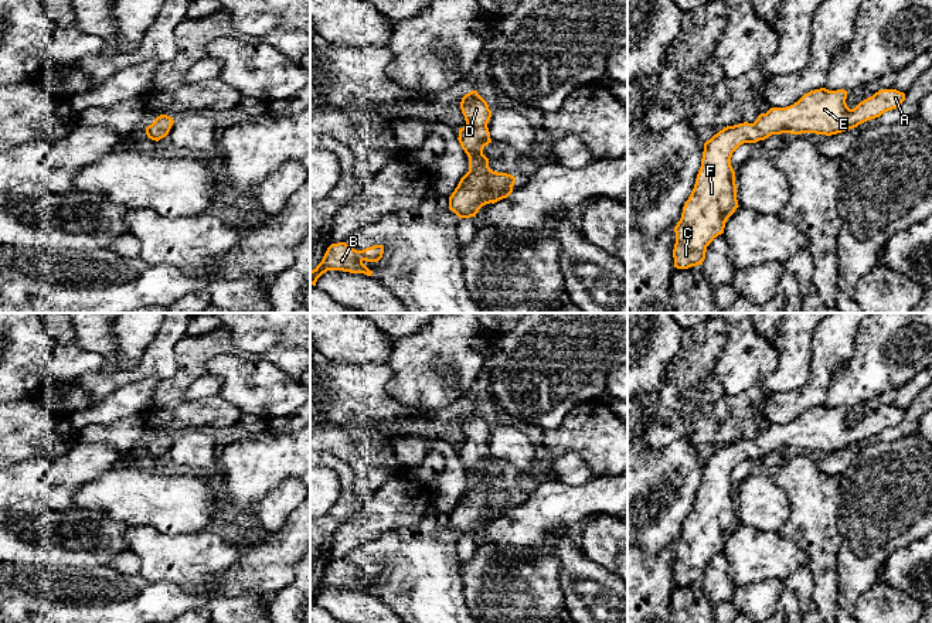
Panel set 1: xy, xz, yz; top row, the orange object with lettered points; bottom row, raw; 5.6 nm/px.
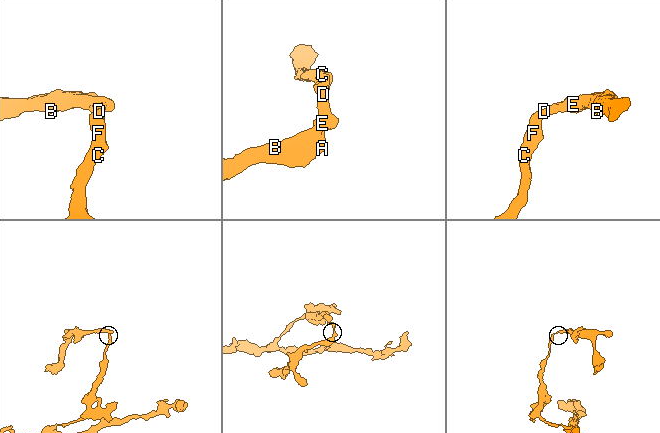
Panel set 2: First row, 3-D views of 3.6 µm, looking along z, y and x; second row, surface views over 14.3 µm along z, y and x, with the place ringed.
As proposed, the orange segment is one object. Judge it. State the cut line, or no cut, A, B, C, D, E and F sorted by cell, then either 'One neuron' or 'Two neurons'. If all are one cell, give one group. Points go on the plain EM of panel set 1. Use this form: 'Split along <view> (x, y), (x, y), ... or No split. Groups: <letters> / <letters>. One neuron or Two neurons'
No split. Groups: A B C D E F. One neuron

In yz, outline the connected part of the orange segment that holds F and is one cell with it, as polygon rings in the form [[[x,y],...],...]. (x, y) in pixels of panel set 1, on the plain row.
[[[844,406],[810,408],[790,423],[761,430],[754,440],[727,443],[704,460],[694,505],[674,544],[674,585],[703,582],[707,564],[724,551],[727,537],[739,524],[731,474],[741,462],[782,450],[837,452],[899,425],[905,418],[904,409],[881,406],[850,426],[847,411]]]

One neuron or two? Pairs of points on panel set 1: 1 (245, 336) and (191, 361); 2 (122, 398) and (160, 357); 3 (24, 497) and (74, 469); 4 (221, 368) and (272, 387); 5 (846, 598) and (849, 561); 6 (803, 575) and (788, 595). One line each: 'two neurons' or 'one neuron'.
1: two neurons
2: two neurons
3: one neuron
4: one neuron
5: one neuron
6: two neurons

